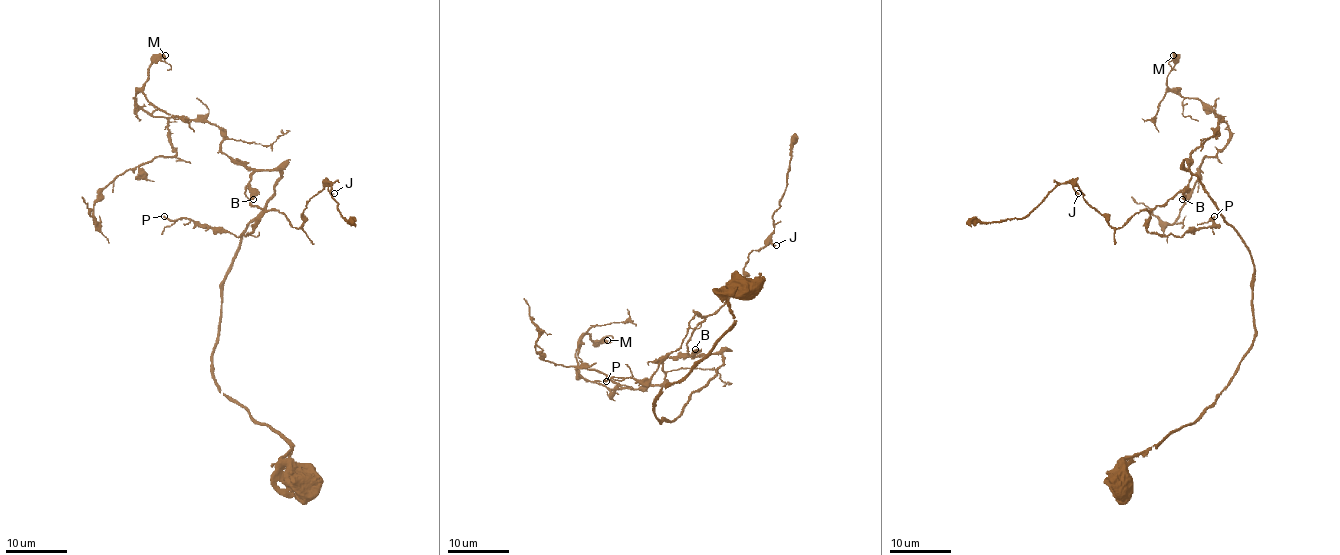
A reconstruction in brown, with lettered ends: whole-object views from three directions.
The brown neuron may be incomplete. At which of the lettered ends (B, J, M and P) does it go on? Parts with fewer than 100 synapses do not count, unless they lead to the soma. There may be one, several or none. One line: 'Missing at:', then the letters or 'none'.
Missing at: none

